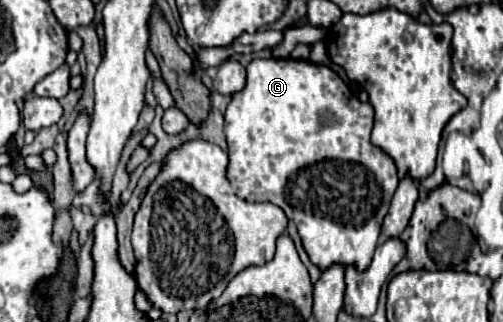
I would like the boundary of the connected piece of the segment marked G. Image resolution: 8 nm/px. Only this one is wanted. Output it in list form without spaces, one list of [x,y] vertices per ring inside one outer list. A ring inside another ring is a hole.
[[[253,59],[249,65],[247,65],[247,83],[243,87],[243,91],[239,93],[233,93],[231,95],[231,101],[227,105],[227,111],[225,111],[225,135],[227,135],[227,153],[229,153],[229,165],[227,165],[227,179],[229,179],[229,185],[231,185],[231,191],[241,197],[241,199],[247,199],[247,201],[271,201],[275,205],[279,205],[285,215],[295,221],[297,229],[299,229],[299,235],[301,235],[301,241],[303,241],[303,247],[309,255],[309,259],[321,267],[321,269],[327,269],[329,265],[333,263],[341,263],[341,265],[357,265],[359,271],[367,269],[369,267],[369,261],[375,253],[375,247],[379,243],[379,231],[381,231],[381,223],[389,211],[389,203],[391,203],[391,197],[397,189],[397,183],[399,183],[399,175],[397,175],[397,167],[395,167],[395,161],[385,155],[379,147],[375,147],[371,141],[369,141],[369,135],[371,135],[371,129],[373,129],[373,107],[371,103],[361,103],[351,91],[349,87],[341,81],[341,77],[337,73],[333,73],[329,67],[325,65],[317,65],[317,63],[311,63],[311,61],[295,61],[295,59]],[[321,113],[329,113],[333,115],[333,125],[329,127],[323,127],[319,123],[319,117]],[[337,165],[345,165],[347,169],[339,173]]]

